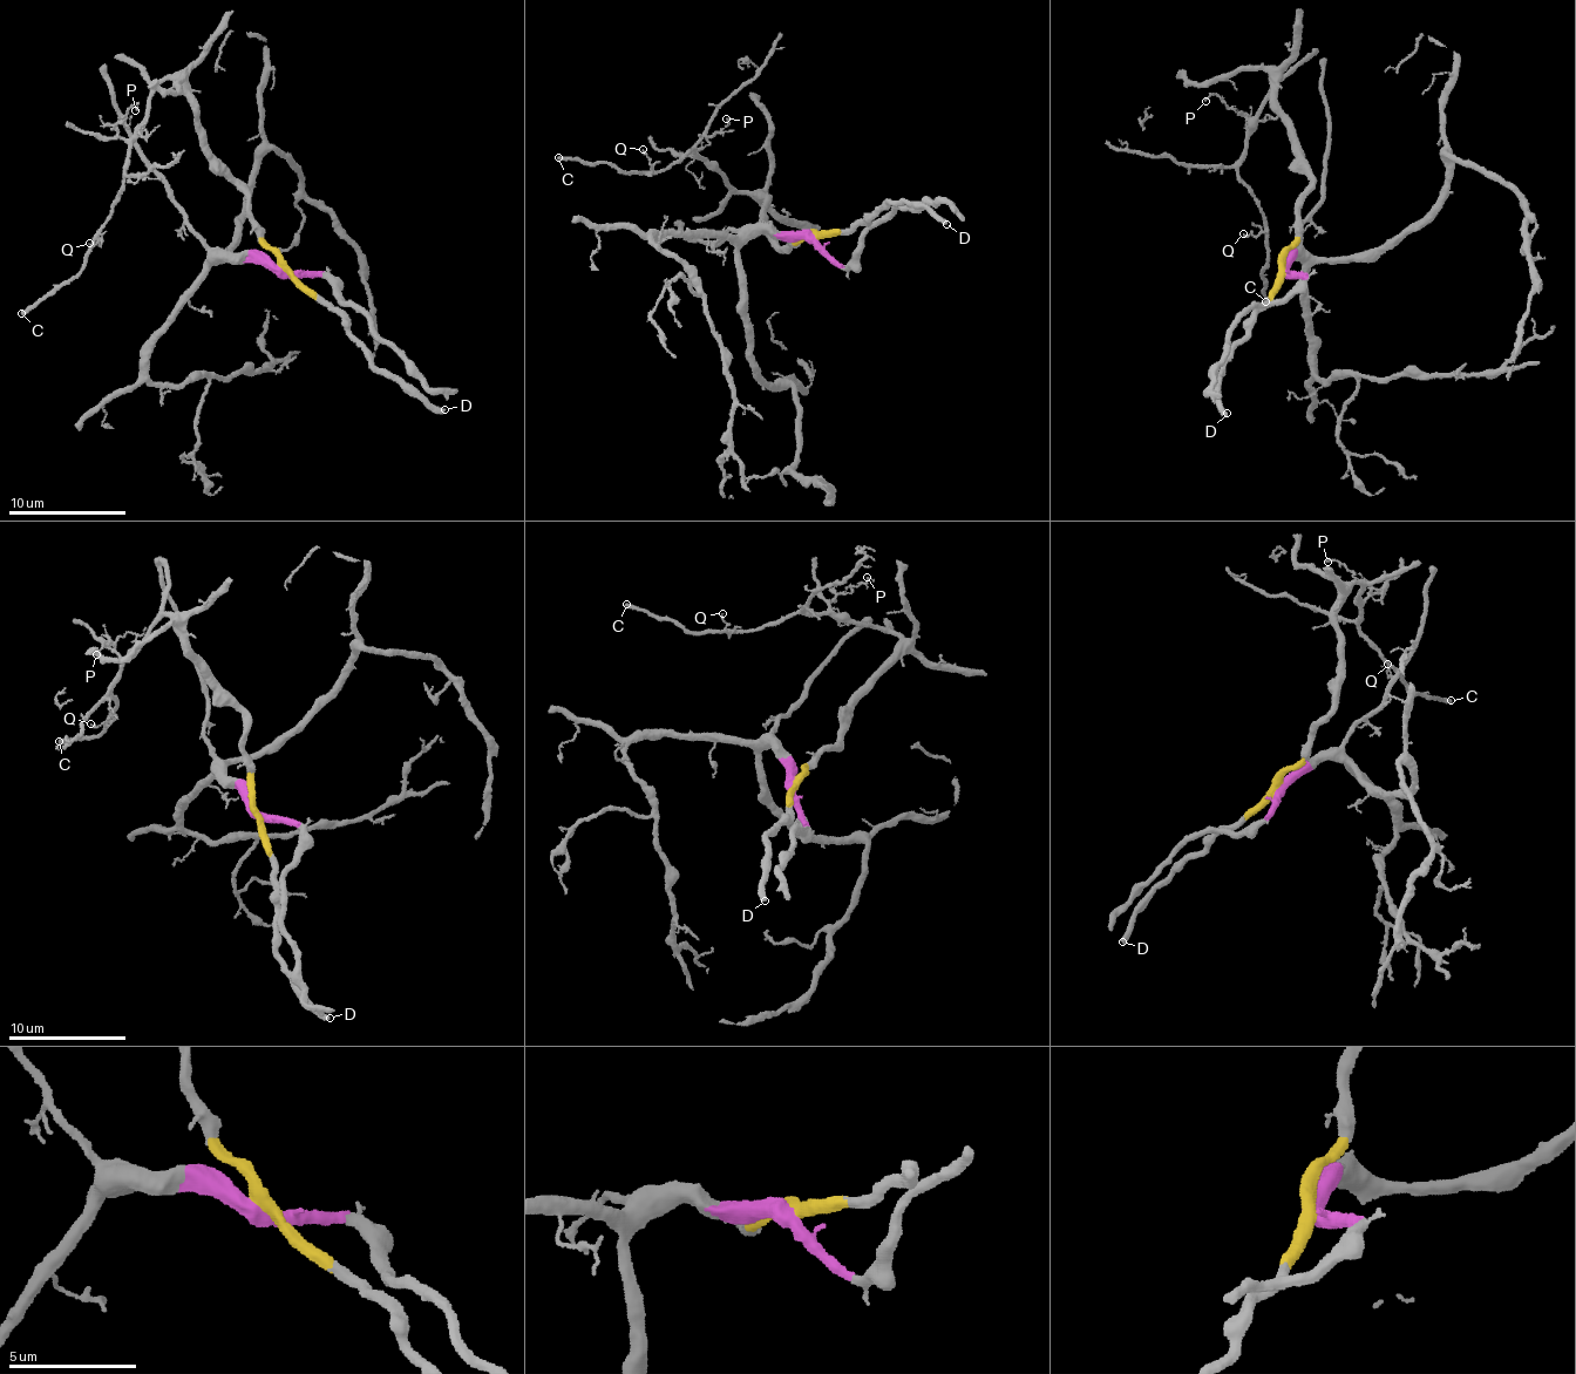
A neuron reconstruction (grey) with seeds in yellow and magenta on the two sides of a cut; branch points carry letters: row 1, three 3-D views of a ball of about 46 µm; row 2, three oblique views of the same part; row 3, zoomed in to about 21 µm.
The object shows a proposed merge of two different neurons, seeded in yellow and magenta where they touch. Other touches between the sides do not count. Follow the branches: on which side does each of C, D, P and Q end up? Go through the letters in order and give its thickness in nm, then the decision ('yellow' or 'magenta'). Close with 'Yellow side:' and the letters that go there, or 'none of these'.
C: calibre 260 nm; yellow
D: calibre 380 nm; yellow
P: calibre 130 nm; yellow
Q: calibre 140 nm; yellow
Yellow side: C, D, P, Q

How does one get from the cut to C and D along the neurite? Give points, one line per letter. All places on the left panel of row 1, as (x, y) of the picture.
C: (284, 272), (249, 195), (204, 142), (192, 99), (164, 79), (85, 266), (20, 313)
D: (284, 272), (332, 305), (373, 362), (446, 409)

